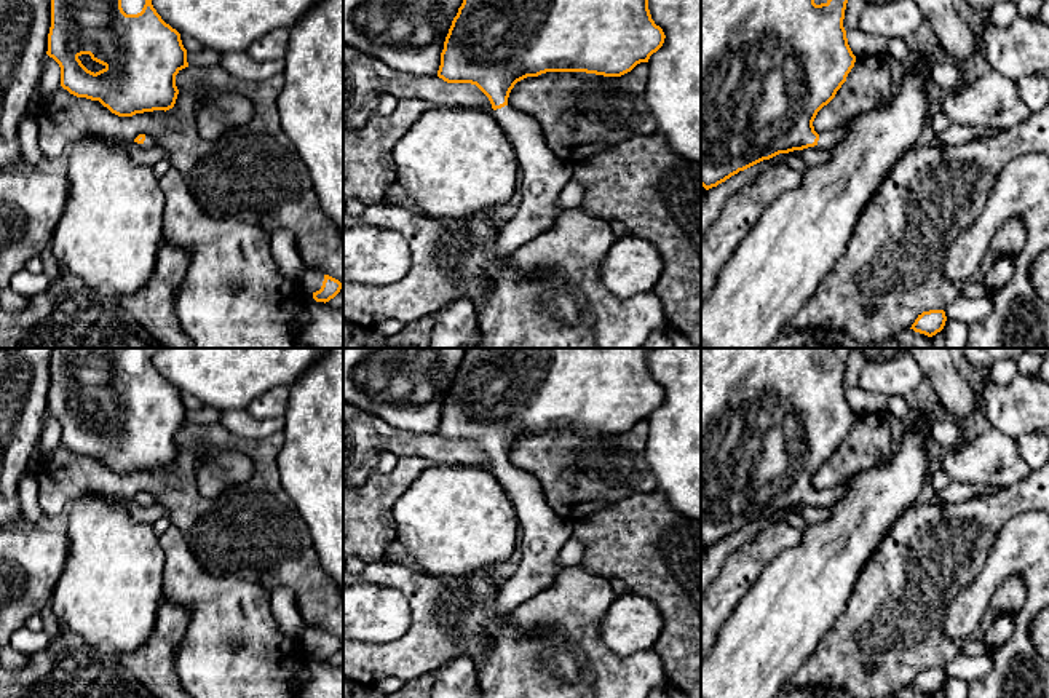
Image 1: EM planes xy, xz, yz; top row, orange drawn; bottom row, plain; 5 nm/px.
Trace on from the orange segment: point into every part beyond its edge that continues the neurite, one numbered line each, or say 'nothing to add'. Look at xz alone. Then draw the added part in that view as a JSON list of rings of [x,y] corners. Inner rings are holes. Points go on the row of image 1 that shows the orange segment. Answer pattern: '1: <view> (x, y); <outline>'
1: xz (543, 174); [[[505,105],[493,117],[514,149],[522,193],[517,214],[498,230],[497,256],[503,259],[552,225],[562,211],[557,195],[572,179],[573,165],[551,152],[533,115]]]

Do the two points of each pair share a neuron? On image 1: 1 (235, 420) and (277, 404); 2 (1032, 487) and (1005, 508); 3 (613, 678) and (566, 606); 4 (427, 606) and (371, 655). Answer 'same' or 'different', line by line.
1: different
2: same
3: same
4: same

